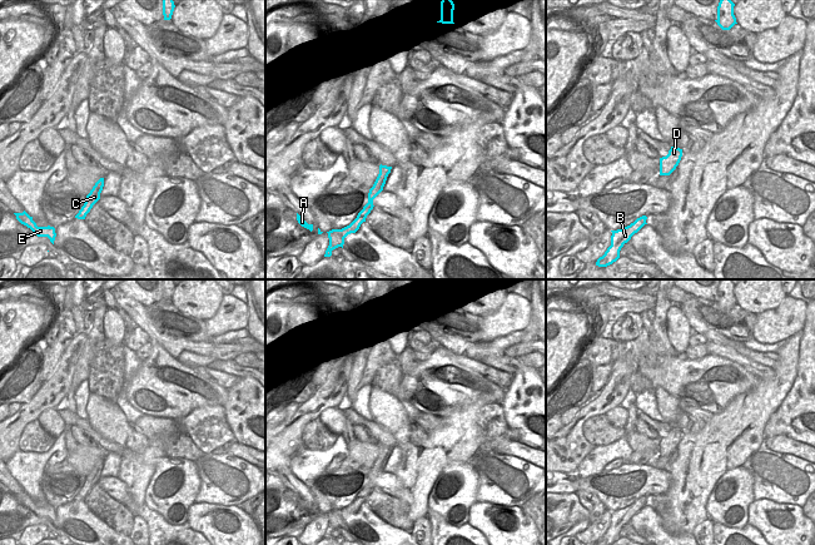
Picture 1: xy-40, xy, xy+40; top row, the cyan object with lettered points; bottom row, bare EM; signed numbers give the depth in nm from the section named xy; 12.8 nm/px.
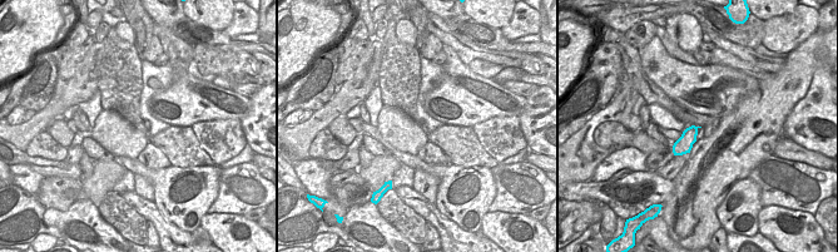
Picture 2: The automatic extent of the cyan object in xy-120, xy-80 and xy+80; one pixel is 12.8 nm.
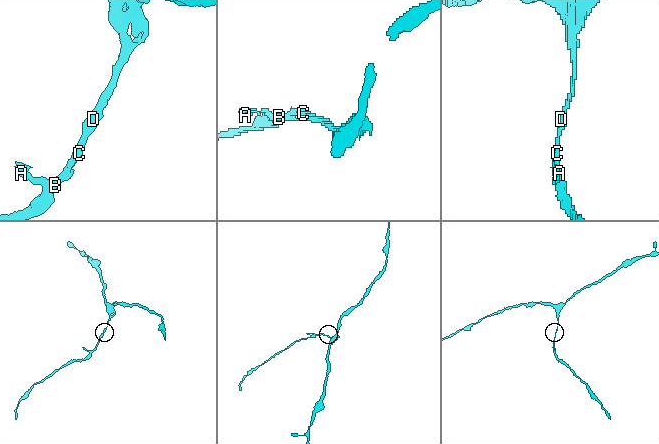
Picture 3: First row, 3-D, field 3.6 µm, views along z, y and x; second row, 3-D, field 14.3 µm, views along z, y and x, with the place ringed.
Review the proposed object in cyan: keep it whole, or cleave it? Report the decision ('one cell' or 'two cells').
one cell

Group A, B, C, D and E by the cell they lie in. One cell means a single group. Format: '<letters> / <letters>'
A B C D E

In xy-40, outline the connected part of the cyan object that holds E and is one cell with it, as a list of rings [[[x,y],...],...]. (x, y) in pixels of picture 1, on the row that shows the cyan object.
[[[25,210],[23,213],[14,213],[16,215],[16,219],[30,228],[38,237],[48,237],[50,242],[54,244],[56,233],[54,227],[38,227],[36,223],[33,221],[33,217],[30,217]]]

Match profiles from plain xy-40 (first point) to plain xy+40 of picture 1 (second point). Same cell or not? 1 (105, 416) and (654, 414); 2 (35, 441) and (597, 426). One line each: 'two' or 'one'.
1: two
2: one

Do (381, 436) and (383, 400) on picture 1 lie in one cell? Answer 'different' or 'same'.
different

